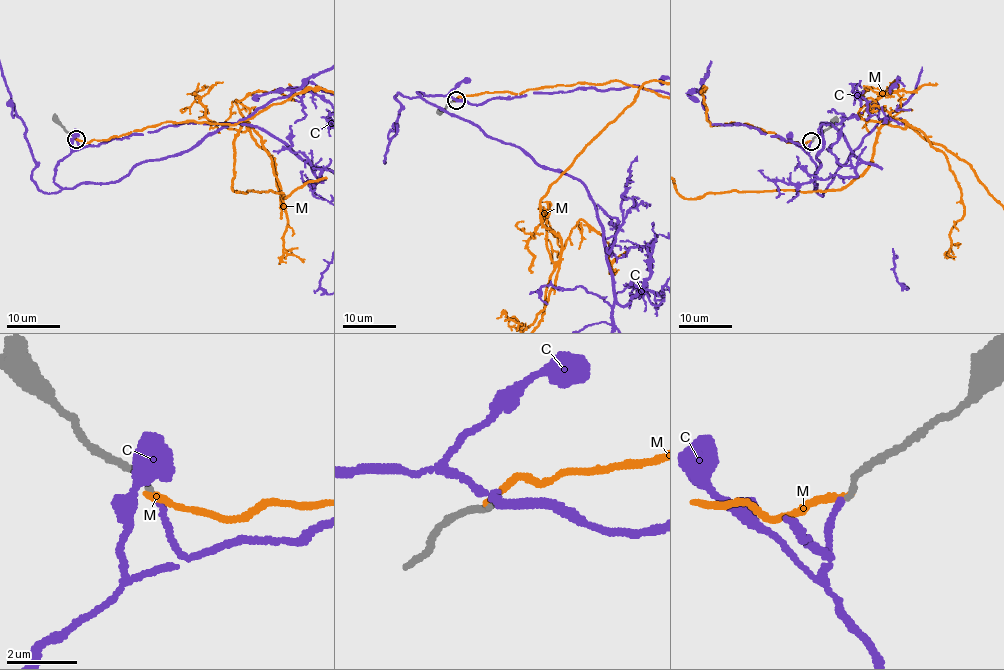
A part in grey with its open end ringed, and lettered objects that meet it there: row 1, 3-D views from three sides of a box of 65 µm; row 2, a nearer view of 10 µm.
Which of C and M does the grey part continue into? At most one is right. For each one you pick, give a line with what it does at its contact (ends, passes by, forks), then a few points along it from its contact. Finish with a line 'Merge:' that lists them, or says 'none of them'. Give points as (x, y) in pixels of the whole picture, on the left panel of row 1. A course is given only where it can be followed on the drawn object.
C: It ends there
Merge: C

